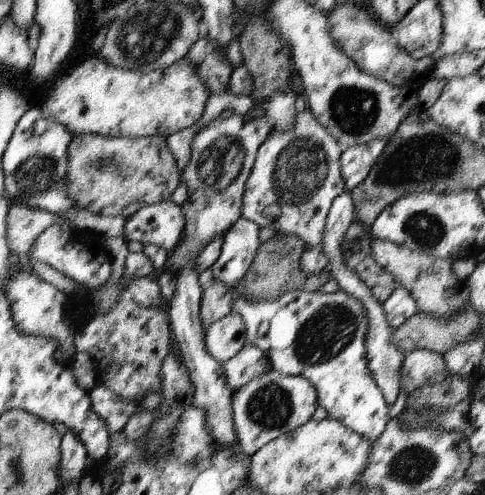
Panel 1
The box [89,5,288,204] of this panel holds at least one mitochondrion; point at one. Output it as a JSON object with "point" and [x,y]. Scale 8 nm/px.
{"point":[147,38]}

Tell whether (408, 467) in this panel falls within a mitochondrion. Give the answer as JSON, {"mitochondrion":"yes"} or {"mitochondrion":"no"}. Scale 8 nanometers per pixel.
{"mitochondrion":"yes"}

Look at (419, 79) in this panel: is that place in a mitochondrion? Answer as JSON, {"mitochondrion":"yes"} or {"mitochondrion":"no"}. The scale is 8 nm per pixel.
{"mitochondrion":"no"}

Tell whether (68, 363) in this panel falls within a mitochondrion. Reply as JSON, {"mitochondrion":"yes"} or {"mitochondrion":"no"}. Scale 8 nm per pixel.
{"mitochondrion":"no"}

